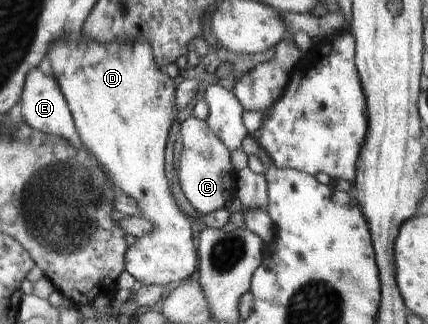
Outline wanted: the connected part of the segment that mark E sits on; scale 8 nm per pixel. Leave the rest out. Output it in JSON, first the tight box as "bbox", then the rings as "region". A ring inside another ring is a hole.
{"bbox":[21,68,81,151],"region":[[[39,68],[31,70],[27,74],[21,100],[21,113],[23,122],[31,129],[40,131],[45,135],[63,138],[66,142],[71,142],[77,151],[81,148],[81,139],[75,132],[73,117],[59,84],[55,78],[45,75]]]}

